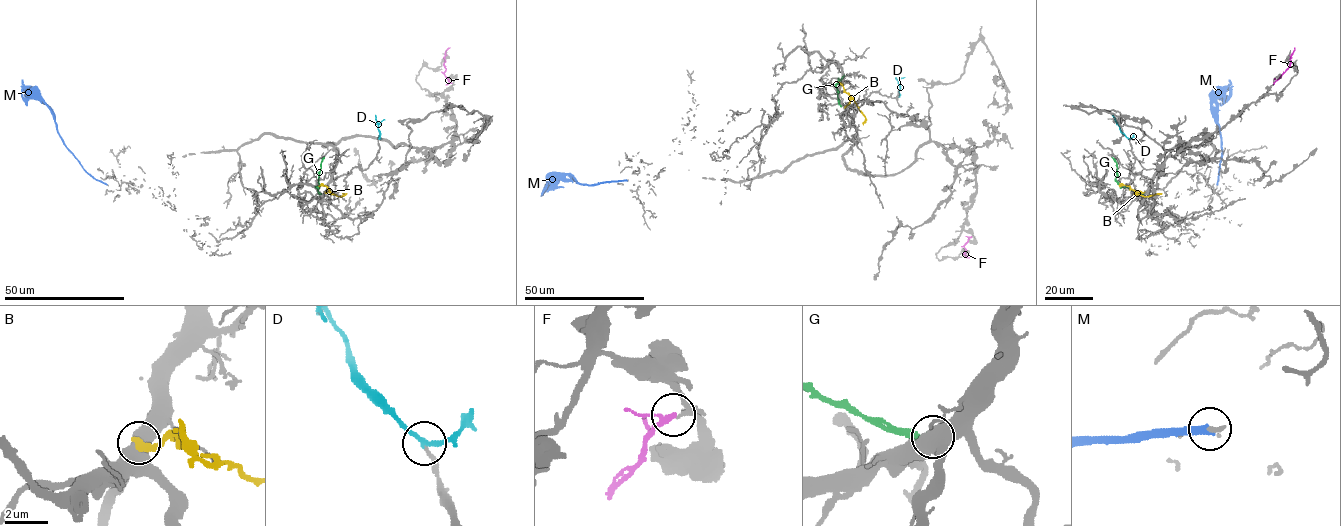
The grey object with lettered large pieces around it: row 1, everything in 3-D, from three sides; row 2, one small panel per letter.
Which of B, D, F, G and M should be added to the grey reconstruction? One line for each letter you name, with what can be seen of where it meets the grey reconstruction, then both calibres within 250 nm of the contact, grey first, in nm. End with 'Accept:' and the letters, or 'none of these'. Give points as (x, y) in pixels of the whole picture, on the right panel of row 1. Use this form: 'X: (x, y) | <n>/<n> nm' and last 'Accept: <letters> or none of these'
D: (1128, 138) | 140/200 nm
M: (1217, 184) | 200/320 nm
Accept: D, M

